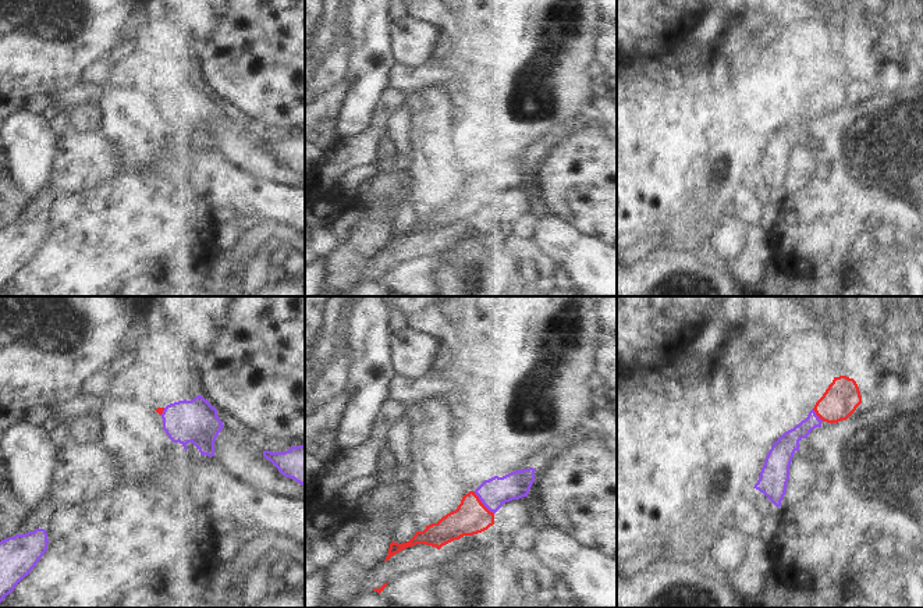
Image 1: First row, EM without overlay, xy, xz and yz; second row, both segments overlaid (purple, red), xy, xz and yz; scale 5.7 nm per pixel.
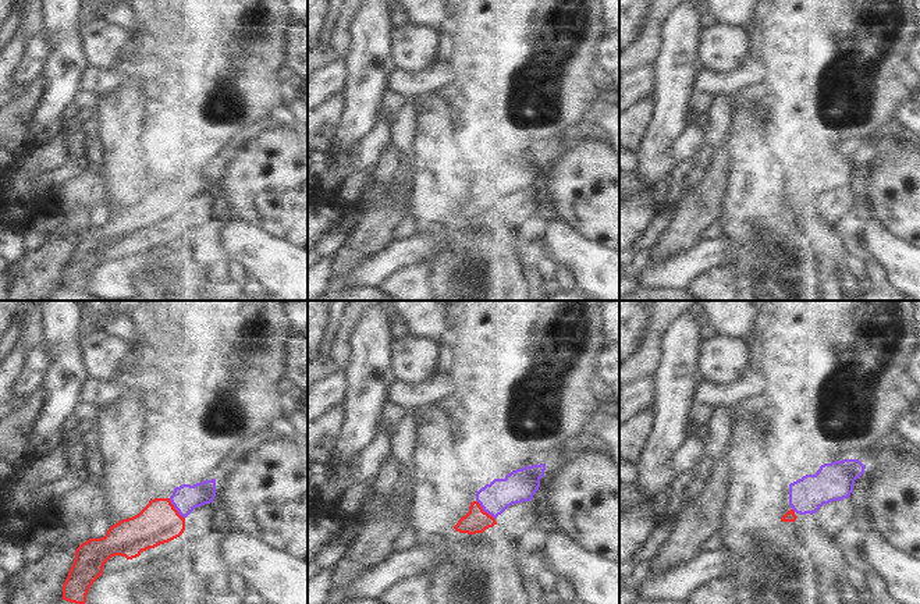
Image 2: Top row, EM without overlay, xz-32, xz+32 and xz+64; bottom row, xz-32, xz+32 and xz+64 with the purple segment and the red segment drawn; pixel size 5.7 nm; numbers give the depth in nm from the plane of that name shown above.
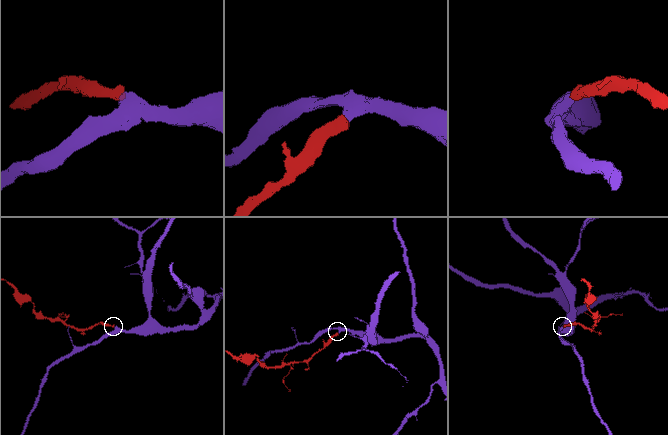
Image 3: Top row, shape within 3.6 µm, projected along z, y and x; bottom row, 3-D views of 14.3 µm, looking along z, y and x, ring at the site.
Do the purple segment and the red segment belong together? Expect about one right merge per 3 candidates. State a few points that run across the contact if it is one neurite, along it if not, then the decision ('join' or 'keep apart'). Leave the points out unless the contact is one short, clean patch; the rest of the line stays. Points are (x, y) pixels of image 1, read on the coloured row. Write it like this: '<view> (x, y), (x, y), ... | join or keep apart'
xz (493, 493), (482, 502), (471, 516) | join

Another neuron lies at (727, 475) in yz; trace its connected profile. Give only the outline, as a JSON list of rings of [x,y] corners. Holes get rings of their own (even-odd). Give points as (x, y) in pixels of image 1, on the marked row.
[[[773,444],[763,447],[728,445],[711,454],[700,472],[697,502],[706,515],[731,516],[736,499],[759,480]]]

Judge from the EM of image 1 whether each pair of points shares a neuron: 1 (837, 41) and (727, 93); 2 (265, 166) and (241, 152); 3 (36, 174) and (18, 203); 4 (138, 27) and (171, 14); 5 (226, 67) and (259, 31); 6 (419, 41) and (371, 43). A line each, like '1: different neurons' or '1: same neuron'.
1: different neurons
2: same neuron
3: different neurons
4: different neurons
5: same neuron
6: different neurons

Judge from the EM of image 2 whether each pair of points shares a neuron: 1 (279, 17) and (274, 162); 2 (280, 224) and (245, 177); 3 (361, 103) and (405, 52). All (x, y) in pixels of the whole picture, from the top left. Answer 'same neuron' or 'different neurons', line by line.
1: different neurons
2: same neuron
3: different neurons

